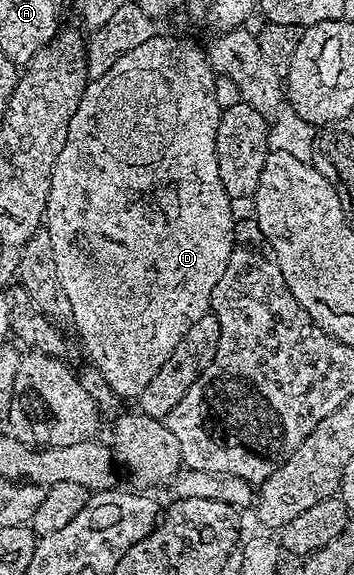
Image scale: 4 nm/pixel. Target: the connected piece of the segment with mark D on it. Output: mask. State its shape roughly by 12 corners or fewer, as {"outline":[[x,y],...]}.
{"outline":[[217,74],[88,80],[45,231],[138,398],[225,275]]}

